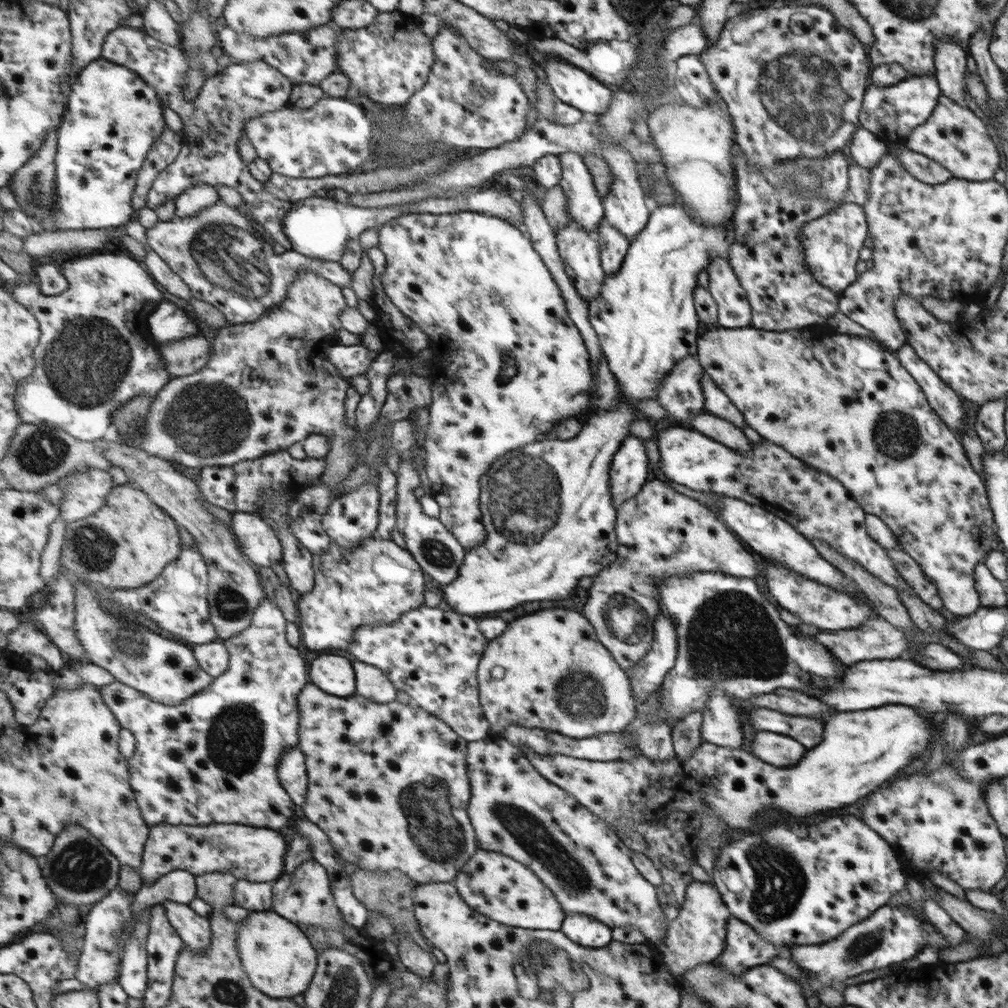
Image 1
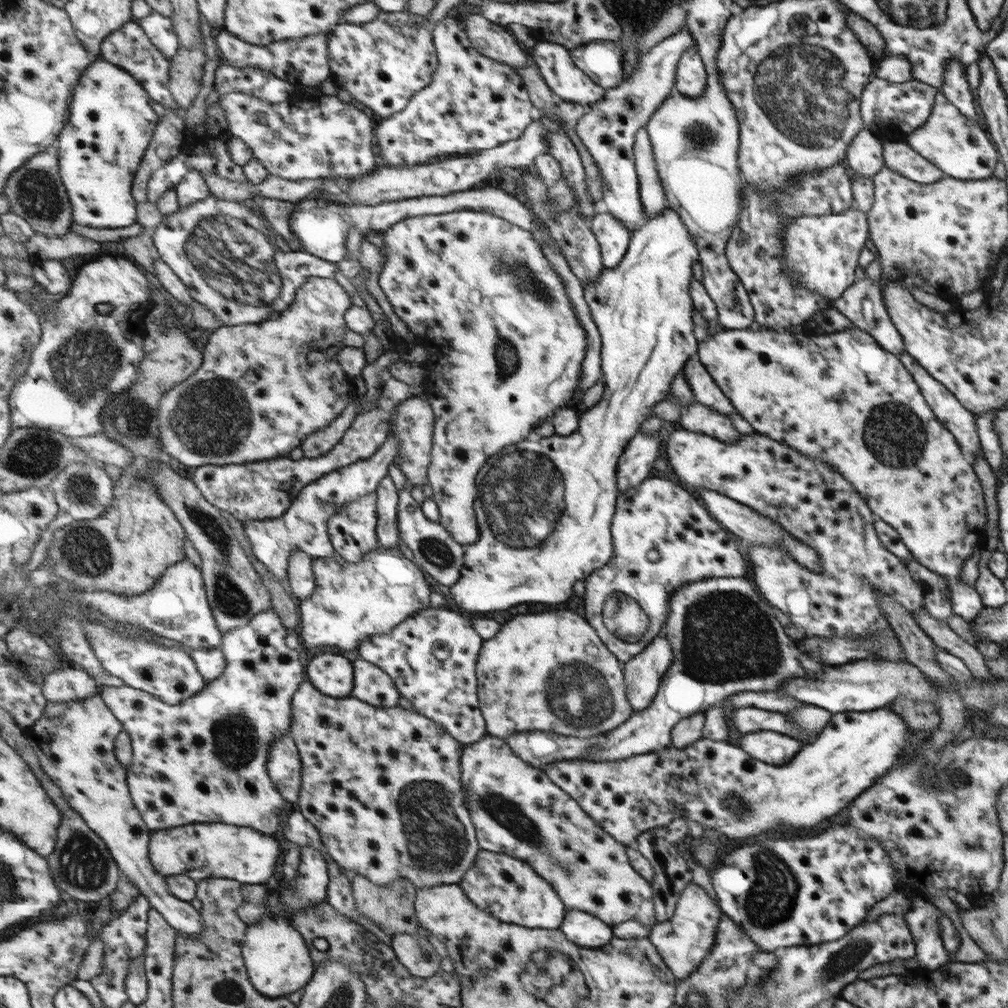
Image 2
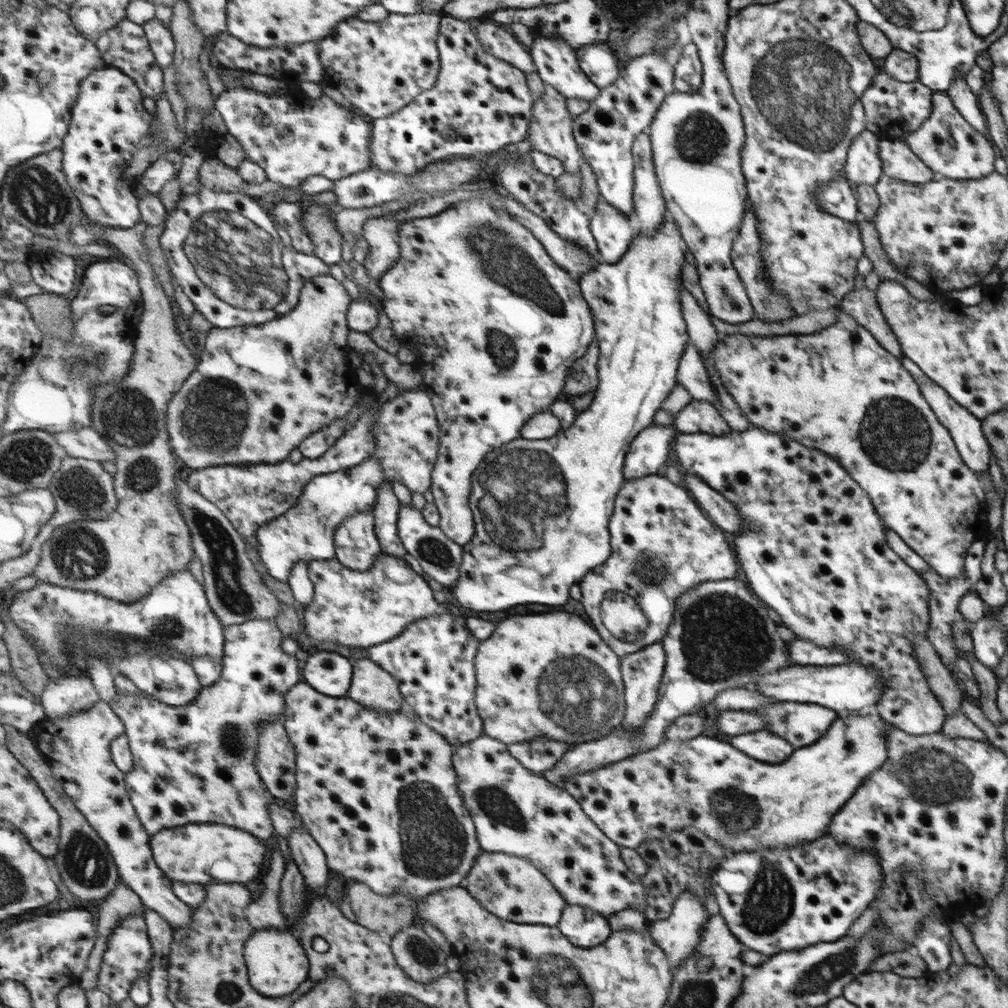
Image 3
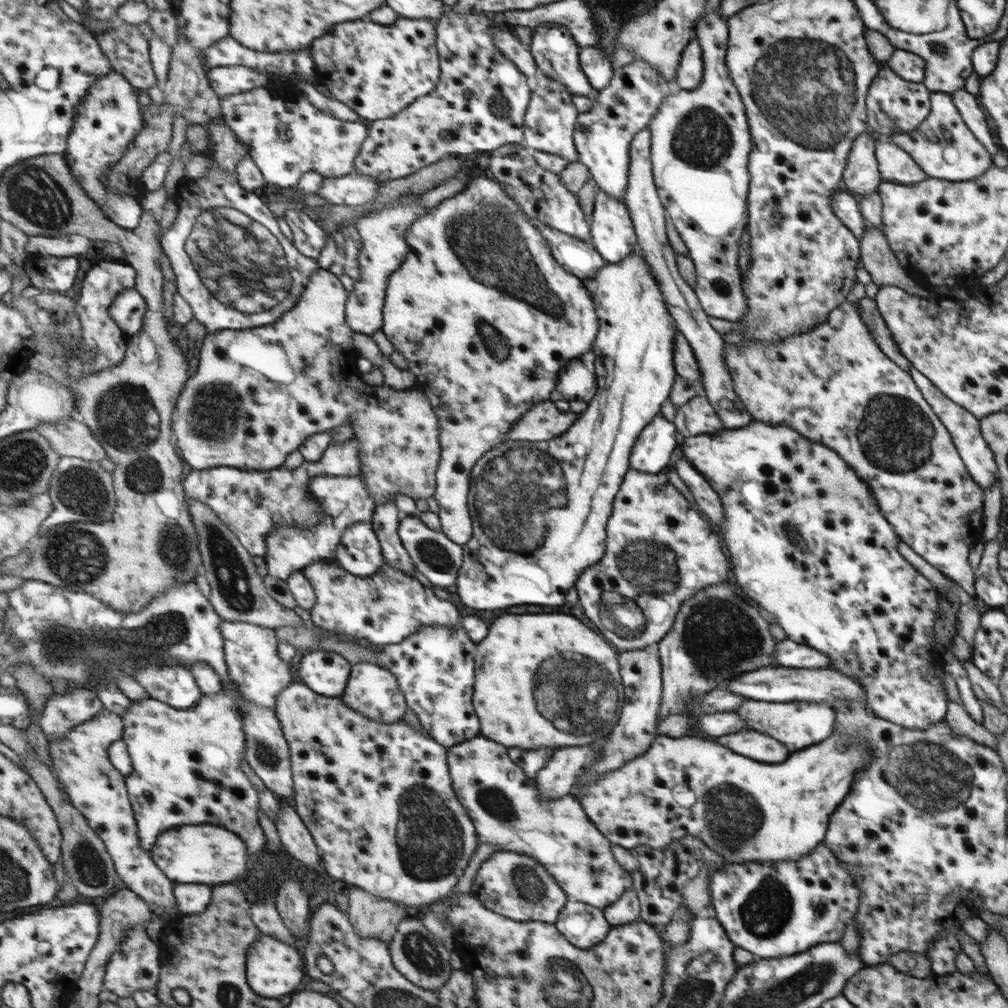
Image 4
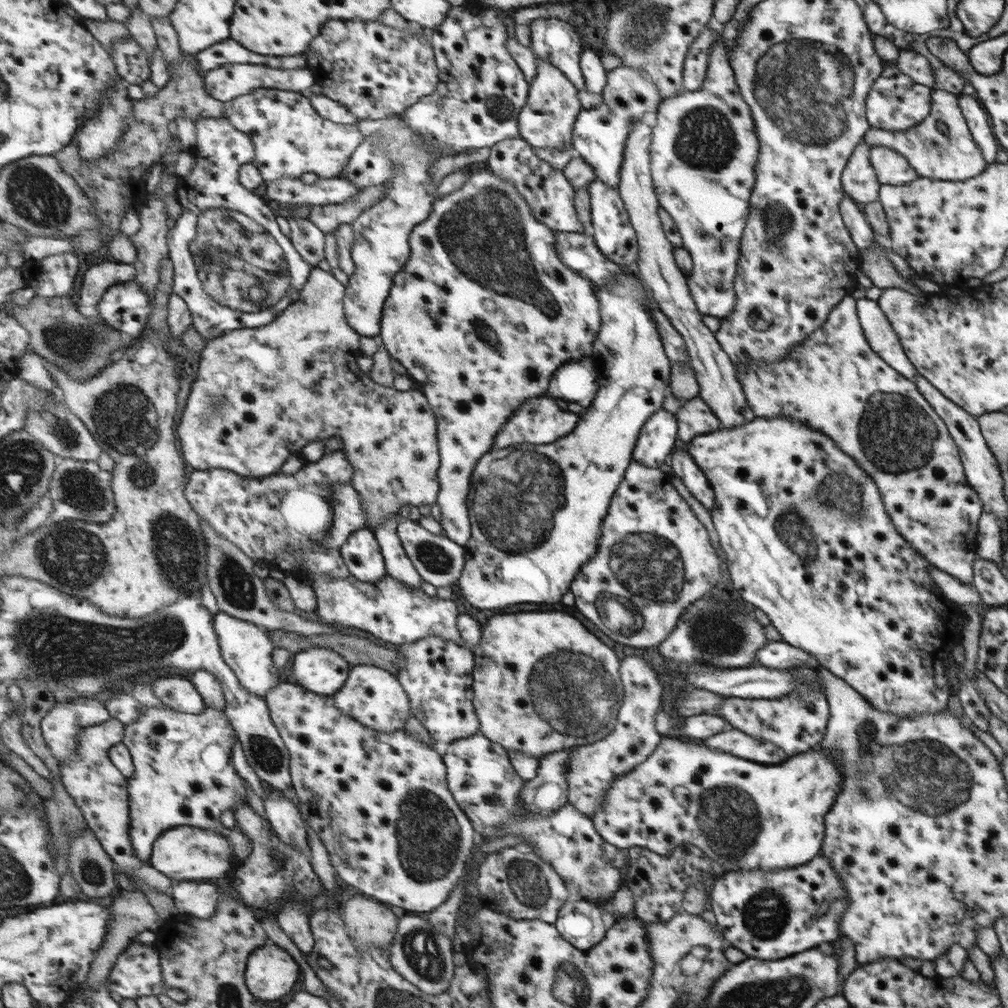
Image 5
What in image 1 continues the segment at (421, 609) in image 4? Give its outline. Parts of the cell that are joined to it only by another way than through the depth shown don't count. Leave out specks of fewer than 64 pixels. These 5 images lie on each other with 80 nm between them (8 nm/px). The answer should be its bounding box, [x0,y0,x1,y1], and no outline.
[298,536,425,650]

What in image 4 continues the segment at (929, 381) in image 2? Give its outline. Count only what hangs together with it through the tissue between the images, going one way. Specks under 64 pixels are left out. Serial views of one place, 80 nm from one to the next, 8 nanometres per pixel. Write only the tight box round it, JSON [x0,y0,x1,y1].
[908,364,997,490]

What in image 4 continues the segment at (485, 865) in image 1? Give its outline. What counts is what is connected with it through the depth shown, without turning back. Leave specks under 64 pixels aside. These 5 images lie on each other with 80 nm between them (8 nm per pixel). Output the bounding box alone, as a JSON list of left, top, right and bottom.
[471,851,568,924]

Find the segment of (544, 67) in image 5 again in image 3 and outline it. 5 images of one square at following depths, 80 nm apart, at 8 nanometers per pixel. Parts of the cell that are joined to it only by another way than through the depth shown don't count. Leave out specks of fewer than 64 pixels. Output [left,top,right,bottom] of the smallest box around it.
[528,93,582,174]

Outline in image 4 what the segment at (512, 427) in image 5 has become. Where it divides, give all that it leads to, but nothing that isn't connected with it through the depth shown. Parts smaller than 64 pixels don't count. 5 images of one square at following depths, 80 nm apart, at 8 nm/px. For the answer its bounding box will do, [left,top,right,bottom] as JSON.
[507,401,577,443]

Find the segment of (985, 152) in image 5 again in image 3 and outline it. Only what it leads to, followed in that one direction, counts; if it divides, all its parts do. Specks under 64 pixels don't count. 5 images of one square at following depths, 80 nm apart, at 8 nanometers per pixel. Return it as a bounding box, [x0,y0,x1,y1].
[945,77,989,140]

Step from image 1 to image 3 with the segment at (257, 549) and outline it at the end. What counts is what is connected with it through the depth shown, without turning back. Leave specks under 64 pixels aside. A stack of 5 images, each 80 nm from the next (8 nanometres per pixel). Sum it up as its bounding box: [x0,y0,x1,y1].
[257,456,383,583]

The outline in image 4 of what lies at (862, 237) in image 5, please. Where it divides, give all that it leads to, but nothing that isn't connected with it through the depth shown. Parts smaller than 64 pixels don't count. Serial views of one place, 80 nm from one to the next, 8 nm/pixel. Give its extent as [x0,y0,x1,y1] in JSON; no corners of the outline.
[832,184,864,241]

